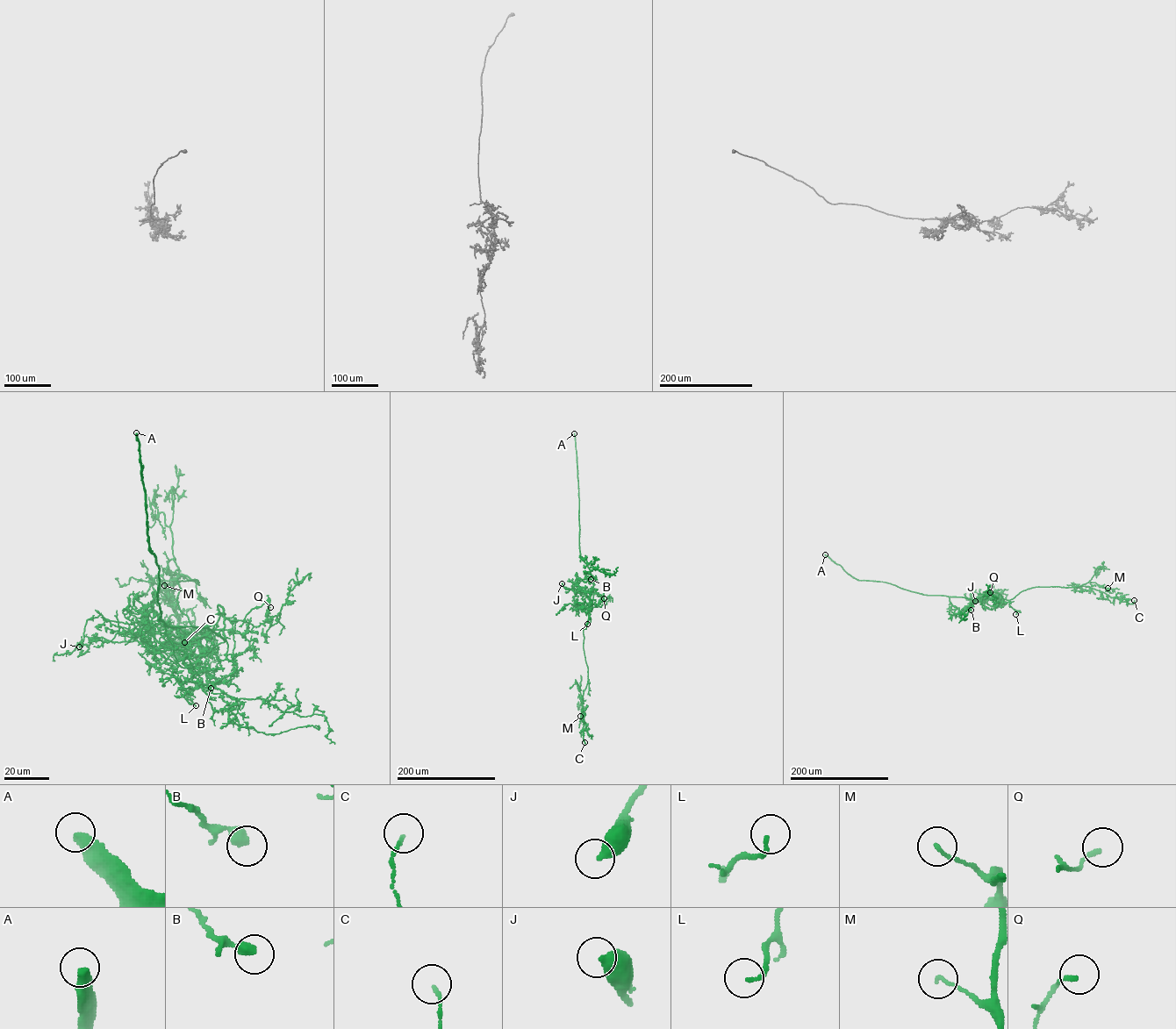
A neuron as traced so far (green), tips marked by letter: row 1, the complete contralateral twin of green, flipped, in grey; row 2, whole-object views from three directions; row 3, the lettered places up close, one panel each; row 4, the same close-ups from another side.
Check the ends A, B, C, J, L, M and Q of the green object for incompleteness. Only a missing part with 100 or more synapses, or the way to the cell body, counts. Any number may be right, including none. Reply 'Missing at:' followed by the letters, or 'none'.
Missing at: A

